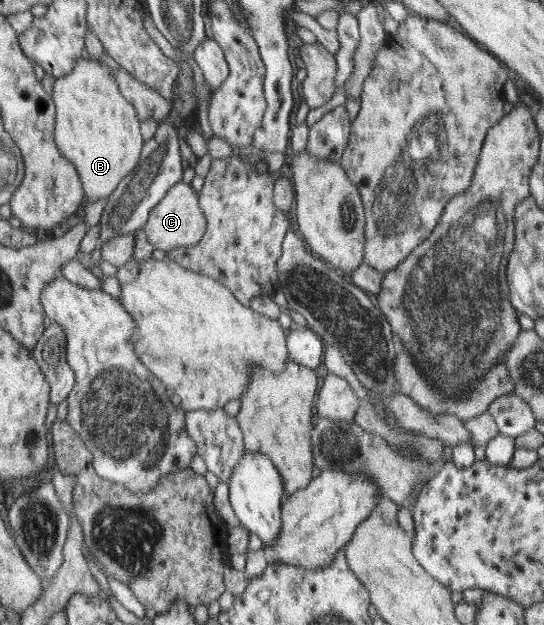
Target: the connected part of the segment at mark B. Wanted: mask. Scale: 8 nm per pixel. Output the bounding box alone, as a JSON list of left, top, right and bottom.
[53,55,143,203]

